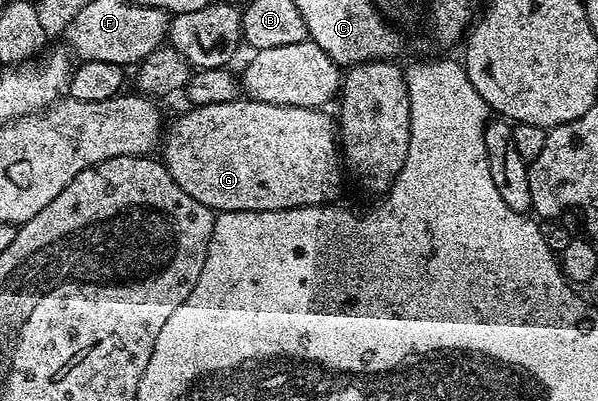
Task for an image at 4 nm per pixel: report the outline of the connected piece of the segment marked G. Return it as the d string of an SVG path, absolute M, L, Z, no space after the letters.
M240 96L229 100L225 104L205 104L204 106L191 106L187 108L180 118L170 119L169 125L161 135L161 161L169 176L177 180L177 184L193 200L205 204L213 212L224 210L288 210L289 208L301 208L302 206L321 206L334 203L339 189L343 186L343 174L345 175L345 163L341 157L341 147L337 141L337 122L334 117L327 115L326 109L320 108L293 108L281 104L265 104L256 98Z

